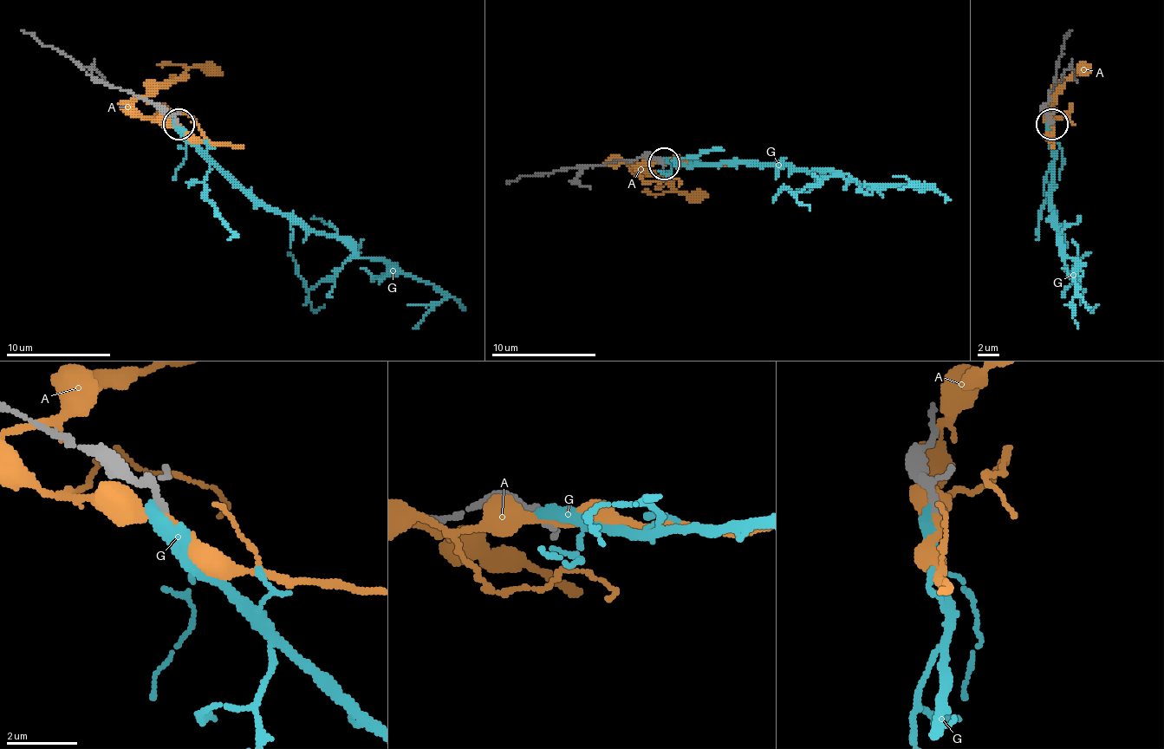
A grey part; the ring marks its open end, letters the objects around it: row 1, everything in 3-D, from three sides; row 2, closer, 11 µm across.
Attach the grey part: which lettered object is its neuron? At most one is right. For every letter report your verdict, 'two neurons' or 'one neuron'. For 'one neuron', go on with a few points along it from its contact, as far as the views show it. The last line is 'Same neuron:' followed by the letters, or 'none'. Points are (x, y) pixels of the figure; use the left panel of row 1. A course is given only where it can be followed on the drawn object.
A: two neurons
G: two neurons
Same neuron: none

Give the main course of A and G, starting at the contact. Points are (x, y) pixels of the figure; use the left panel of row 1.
A: (175, 121), (152, 121), (131, 103), (154, 93), (162, 85), (175, 82), (191, 67), (222, 74)
G: (175, 121), (266, 205), (315, 231), (337, 234), (360, 257), (386, 260), (433, 283), (446, 296), (412, 328)

